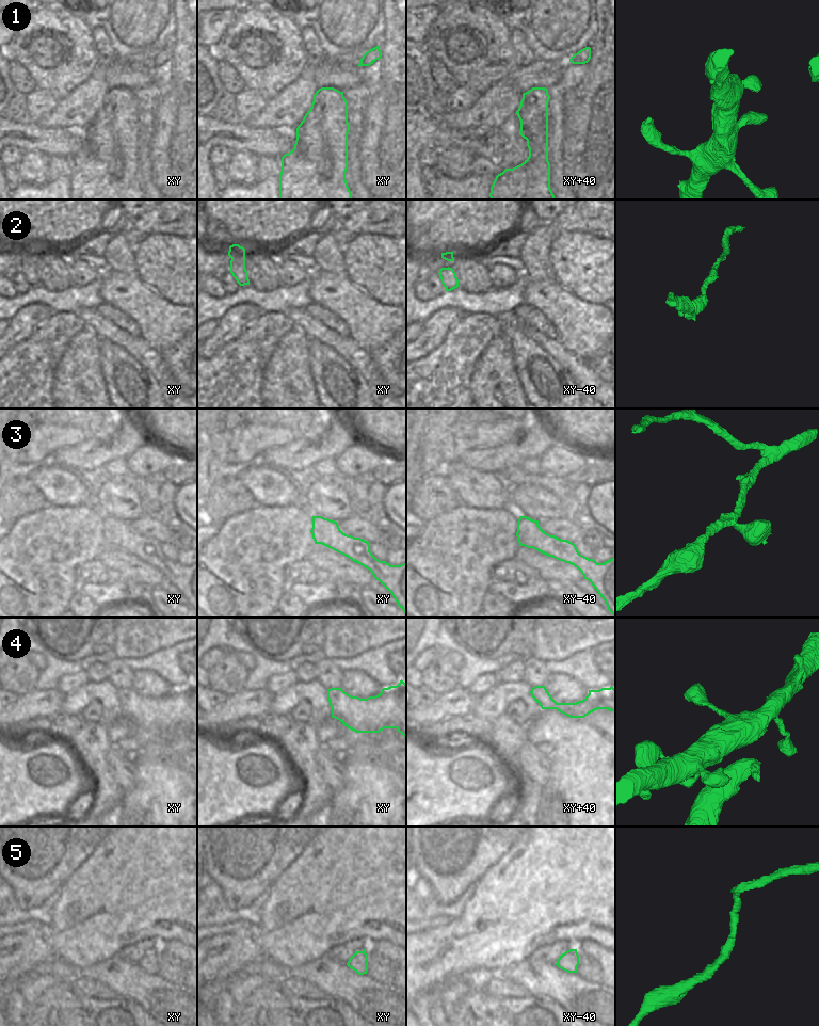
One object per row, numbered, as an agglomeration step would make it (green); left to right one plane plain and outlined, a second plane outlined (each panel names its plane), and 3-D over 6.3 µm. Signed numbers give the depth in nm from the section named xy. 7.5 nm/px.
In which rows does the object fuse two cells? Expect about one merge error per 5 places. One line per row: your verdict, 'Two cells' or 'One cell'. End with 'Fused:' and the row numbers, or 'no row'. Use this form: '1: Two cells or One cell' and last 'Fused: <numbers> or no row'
1: One cell
2: One cell
3: One cell
4: One cell
5: One cell
Fused: no row.

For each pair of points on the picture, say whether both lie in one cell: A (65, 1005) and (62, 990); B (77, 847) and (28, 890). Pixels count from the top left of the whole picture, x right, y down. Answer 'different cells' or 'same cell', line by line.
A: same cell
B: same cell

